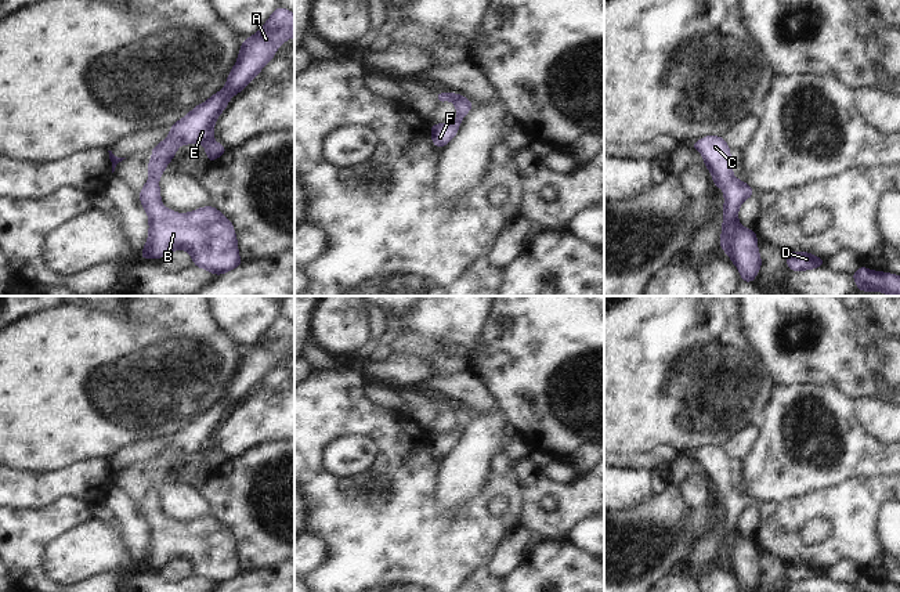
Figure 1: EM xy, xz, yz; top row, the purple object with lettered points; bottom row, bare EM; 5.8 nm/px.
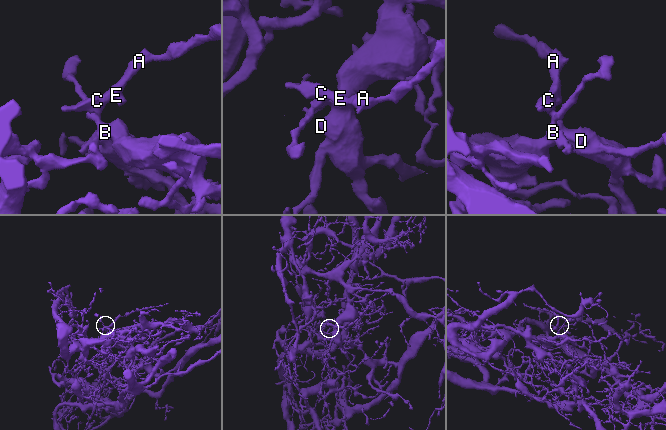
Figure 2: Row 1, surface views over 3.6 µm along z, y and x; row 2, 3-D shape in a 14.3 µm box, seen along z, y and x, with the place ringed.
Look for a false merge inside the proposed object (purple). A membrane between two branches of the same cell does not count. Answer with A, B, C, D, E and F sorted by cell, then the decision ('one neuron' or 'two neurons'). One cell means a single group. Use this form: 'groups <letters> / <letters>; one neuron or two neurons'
groups A B C D E F; one neuron

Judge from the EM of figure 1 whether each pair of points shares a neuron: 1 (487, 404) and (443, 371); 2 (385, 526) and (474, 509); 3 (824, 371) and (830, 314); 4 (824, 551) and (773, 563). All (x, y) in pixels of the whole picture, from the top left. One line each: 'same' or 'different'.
1: different
2: same
3: same
4: different

